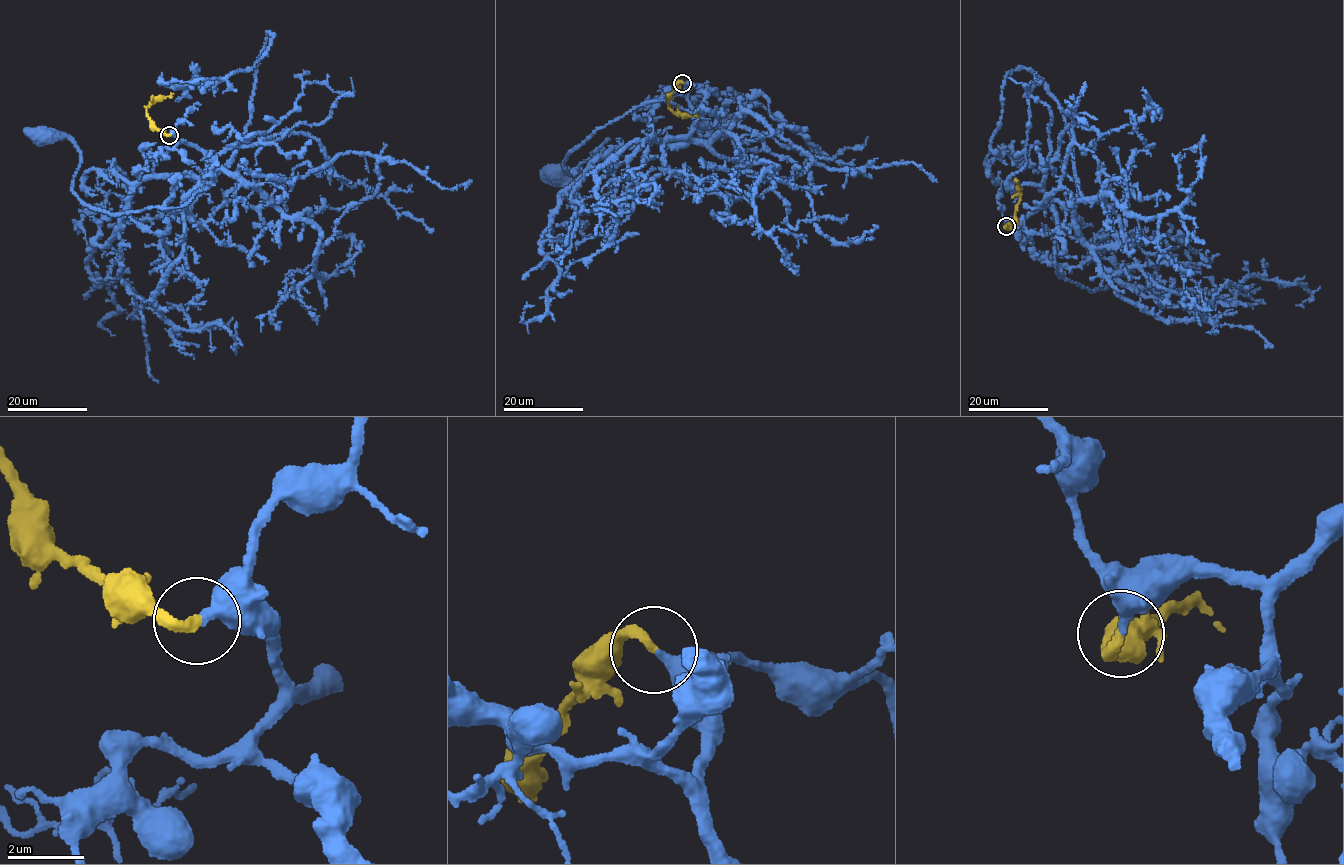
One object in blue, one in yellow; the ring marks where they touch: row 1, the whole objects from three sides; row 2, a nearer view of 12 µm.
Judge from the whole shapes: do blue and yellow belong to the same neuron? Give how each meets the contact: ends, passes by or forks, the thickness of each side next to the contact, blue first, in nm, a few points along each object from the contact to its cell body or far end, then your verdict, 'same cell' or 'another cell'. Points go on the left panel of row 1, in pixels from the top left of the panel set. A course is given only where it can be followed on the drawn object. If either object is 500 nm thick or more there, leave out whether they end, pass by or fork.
blue ends; yellow ends; calibres 420 and 280 nm; course blue (169, 135), (208, 156), (208, 187), (179, 206), (113, 215), (72, 189), (79, 151), (44, 135); course yellow (169, 135), (153, 127), (147, 107), (156, 99), (174, 93); same cell

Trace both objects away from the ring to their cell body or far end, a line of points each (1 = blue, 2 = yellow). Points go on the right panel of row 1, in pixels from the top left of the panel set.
1: (1007, 226), (1051, 207), (1063, 229), (1055, 268), (1090, 292), (1114, 275), (1108, 236), (1097, 243)
2: (1007, 226), (1014, 222), (1020, 197), (1016, 177)

